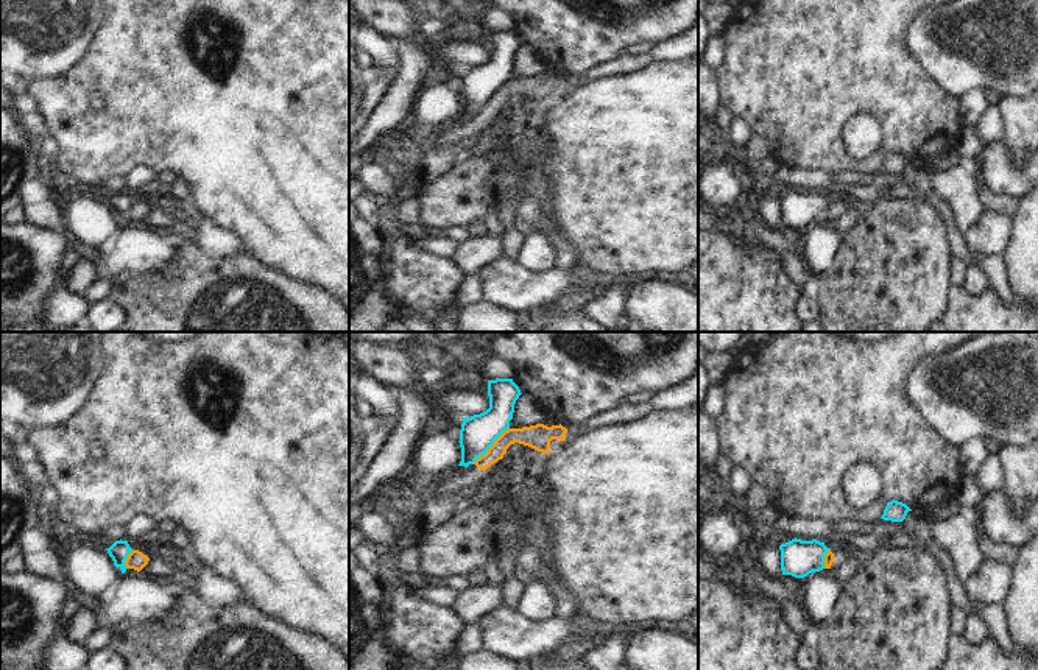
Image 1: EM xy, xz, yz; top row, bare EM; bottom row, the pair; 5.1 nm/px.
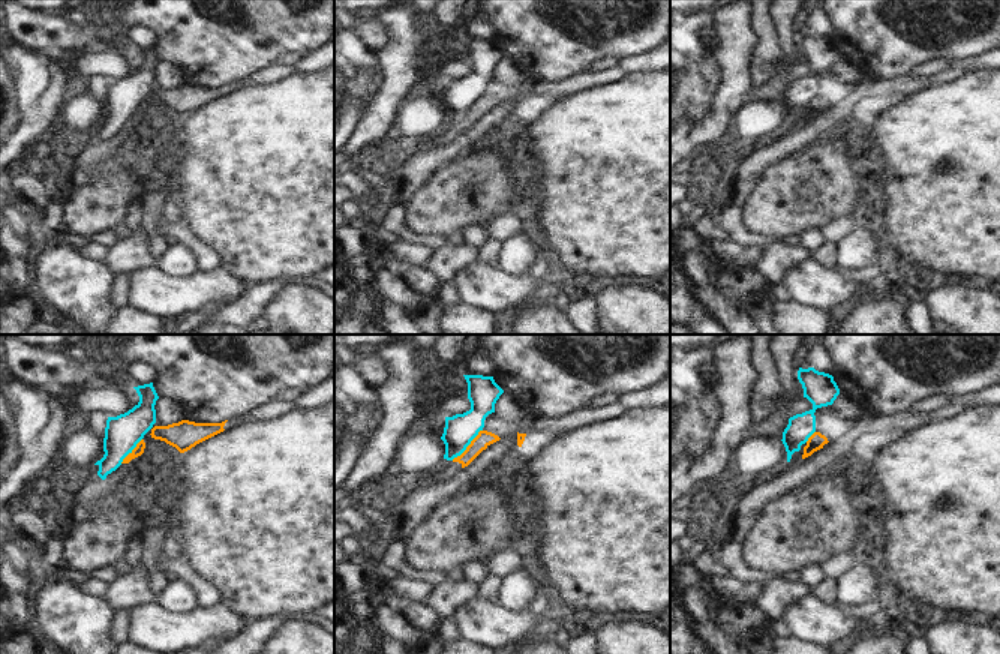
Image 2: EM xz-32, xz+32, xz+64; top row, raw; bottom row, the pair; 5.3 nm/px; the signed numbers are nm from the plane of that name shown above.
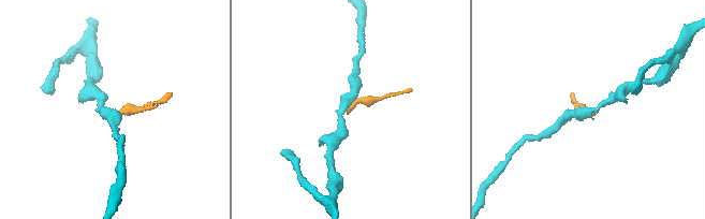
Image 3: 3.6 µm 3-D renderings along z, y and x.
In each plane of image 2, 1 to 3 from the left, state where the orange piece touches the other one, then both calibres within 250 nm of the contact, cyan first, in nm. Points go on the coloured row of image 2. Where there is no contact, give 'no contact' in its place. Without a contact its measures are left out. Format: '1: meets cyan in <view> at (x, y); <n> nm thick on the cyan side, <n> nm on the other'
1: meets cyan in xz-32 at (132, 449); 190 nm thick on the cyan side, 60 nm on the other
2: meets cyan in xz+32 at (468, 444); 170 nm thick on the cyan side, 90 nm on the other
3: meets cyan in xz+64 at (810, 435); 170 nm thick on the cyan side, 90 nm on the other

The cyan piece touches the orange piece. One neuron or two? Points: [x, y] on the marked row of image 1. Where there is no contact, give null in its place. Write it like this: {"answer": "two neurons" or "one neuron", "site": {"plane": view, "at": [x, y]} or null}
{"answer": "two neurons", "site": {"plane": "xz", "at": [491, 444]}}

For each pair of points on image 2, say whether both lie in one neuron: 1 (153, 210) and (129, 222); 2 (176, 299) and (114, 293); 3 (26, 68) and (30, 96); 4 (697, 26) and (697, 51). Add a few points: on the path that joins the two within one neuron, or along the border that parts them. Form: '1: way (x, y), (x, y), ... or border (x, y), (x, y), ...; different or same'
1: border (138, 201), (140, 228), (143, 231); different
2: border (126, 273), (126, 300), (129, 303); different
3: way (30, 75), (30, 89); same
4: way (694, 32), (694, 45); same

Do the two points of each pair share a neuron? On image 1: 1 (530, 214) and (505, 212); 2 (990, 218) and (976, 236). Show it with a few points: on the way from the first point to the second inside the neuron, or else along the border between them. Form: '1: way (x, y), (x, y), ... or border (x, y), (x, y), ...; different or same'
1: border (521, 200), (513, 226), (524, 236); different
2: way (988, 223), (981, 231); same

